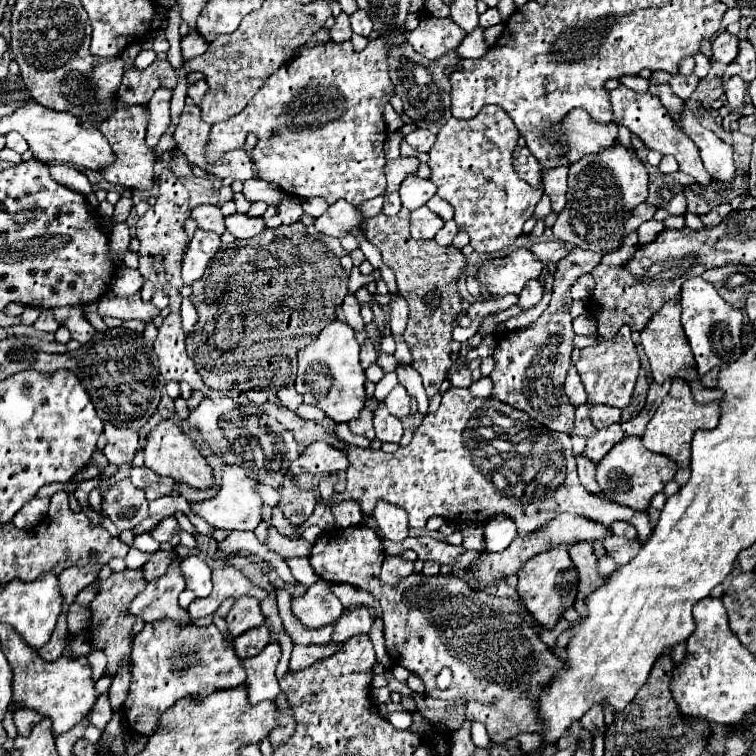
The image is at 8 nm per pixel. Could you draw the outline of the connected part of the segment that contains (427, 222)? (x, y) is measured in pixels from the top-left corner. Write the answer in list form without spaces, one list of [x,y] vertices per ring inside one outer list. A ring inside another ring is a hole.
[[[419,207],[411,211],[411,237],[413,239],[433,239],[435,233],[445,225],[445,221],[435,215],[429,207]]]

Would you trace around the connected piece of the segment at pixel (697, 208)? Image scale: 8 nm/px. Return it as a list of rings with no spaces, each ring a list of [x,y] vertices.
[[[685,187],[685,197],[687,197],[687,211],[695,215],[707,215],[711,211],[711,205],[703,197],[695,195],[689,187]]]

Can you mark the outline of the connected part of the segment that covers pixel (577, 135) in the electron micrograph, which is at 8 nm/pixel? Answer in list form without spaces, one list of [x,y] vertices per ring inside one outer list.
[[[585,109],[571,111],[559,125],[559,133],[551,133],[555,139],[571,147],[567,161],[575,163],[587,155],[595,155],[619,141],[619,127],[615,123],[597,123]]]

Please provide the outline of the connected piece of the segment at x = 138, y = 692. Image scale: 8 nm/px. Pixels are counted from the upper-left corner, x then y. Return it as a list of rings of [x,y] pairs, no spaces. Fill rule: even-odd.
[[[175,621],[145,623],[133,641],[133,675],[125,699],[125,719],[133,733],[147,735],[161,727],[161,715],[179,699],[195,695],[199,701],[219,689],[231,689],[245,681],[245,669],[233,643],[215,627],[175,625]]]

